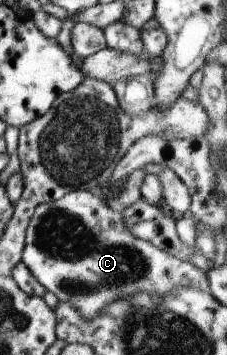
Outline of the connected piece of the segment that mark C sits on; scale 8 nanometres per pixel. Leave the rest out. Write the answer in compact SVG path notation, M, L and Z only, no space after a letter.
M72 191L60 200L41 204L29 220L24 239L22 261L61 303L73 305L83 319L95 319L105 305L117 299L129 299L137 293L167 295L175 287L188 286L209 291L209 281L204 273L187 260L177 259L155 247L151 241L139 239L125 227L123 215L108 207L107 203L89 191Z

